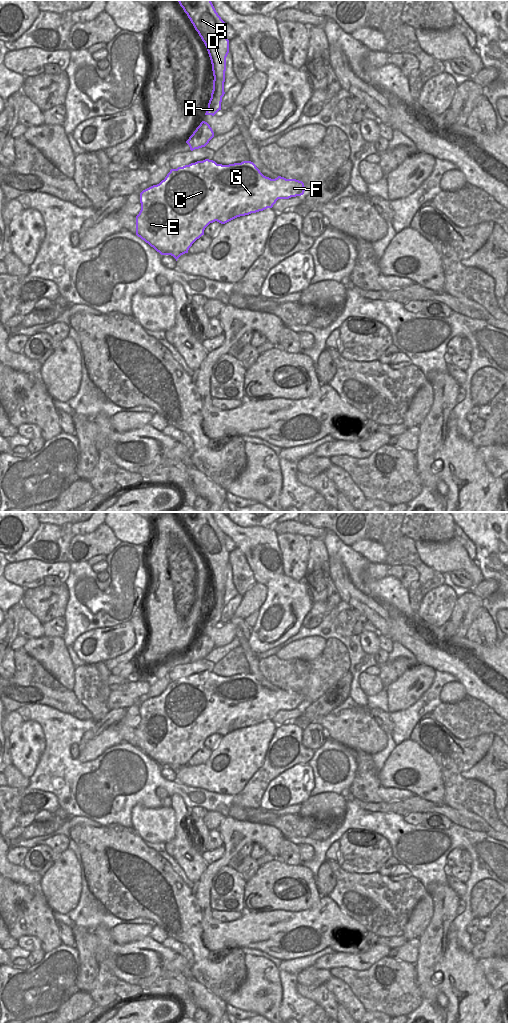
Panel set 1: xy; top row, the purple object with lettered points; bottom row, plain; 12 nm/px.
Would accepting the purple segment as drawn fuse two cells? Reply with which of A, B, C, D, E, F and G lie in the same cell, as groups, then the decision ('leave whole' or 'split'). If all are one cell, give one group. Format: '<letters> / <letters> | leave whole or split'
A B D / C E F G | split

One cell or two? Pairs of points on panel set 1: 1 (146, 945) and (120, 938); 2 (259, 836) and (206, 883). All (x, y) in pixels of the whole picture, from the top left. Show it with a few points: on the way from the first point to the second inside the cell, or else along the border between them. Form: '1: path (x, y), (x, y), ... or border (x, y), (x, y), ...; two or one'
1: border (148, 935), (123, 944), (113, 943); two
2: path (244, 840), (235, 851), (229, 854), (215, 868); one

